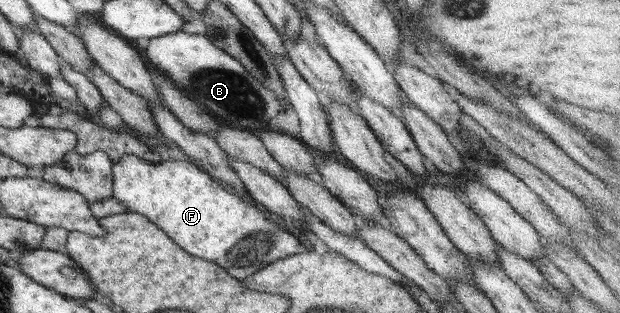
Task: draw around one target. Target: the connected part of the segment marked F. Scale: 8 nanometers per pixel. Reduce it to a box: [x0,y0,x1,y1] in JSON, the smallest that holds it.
[112,154,299,280]

